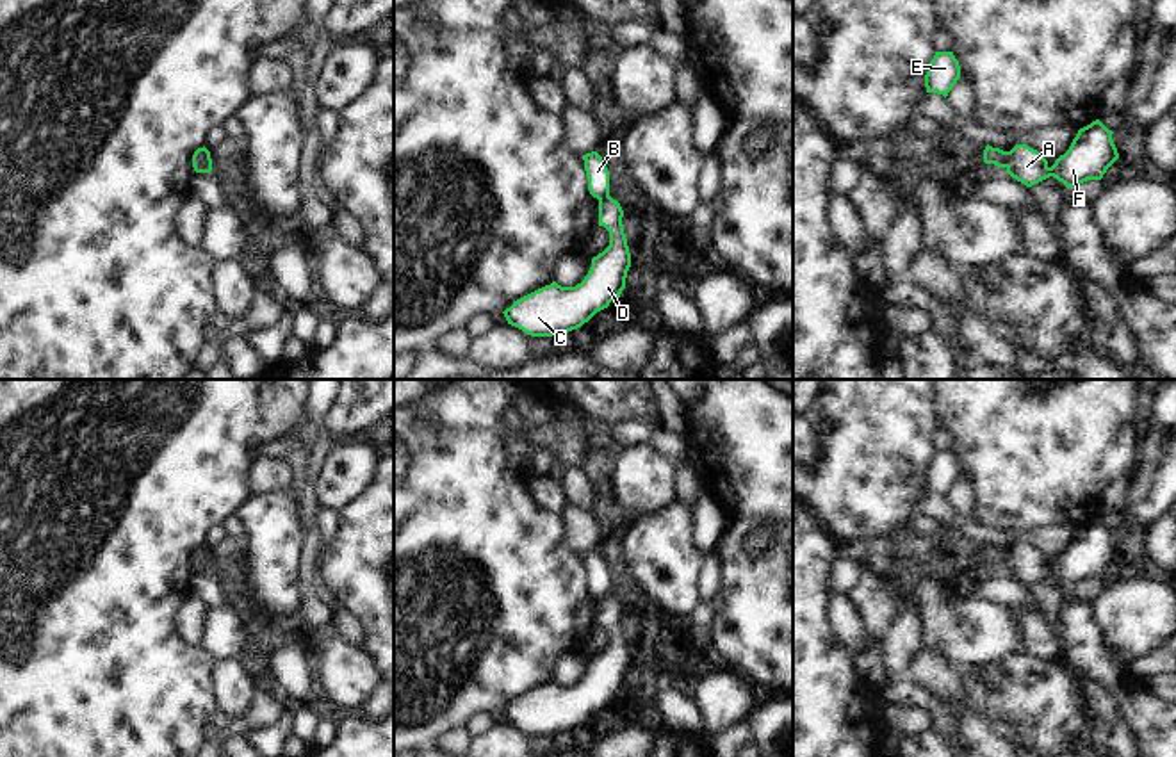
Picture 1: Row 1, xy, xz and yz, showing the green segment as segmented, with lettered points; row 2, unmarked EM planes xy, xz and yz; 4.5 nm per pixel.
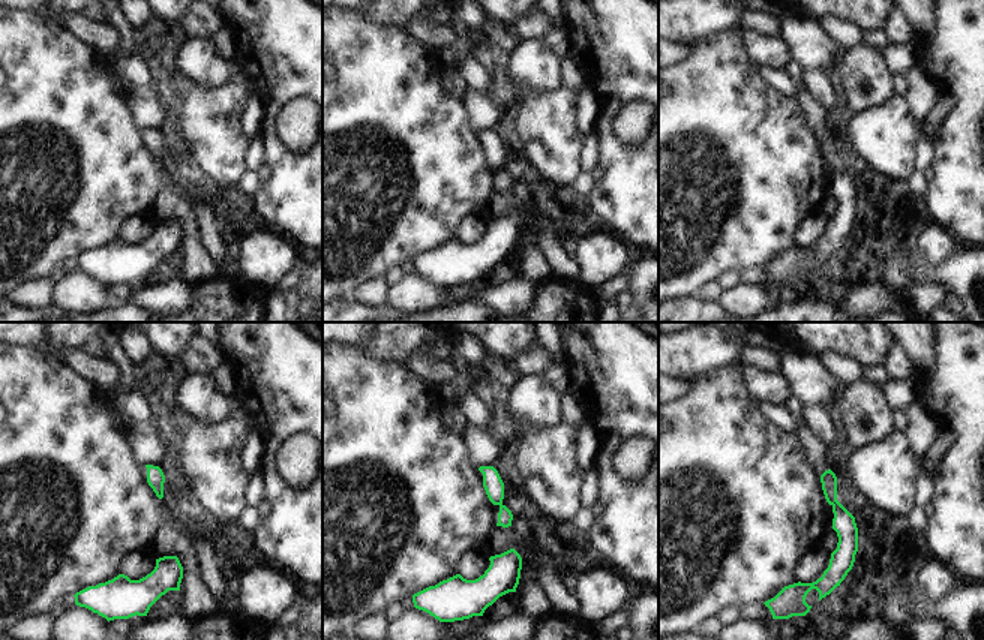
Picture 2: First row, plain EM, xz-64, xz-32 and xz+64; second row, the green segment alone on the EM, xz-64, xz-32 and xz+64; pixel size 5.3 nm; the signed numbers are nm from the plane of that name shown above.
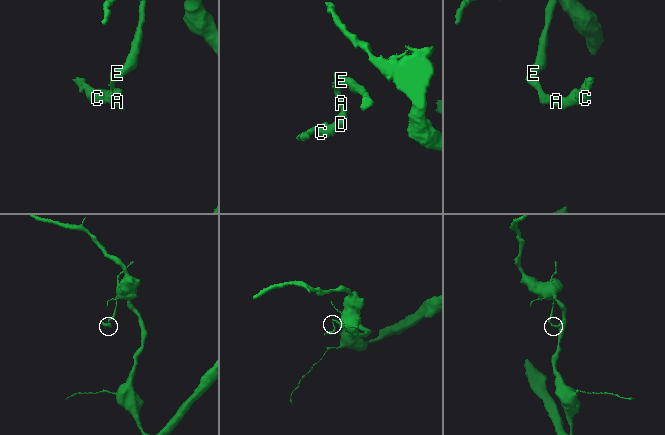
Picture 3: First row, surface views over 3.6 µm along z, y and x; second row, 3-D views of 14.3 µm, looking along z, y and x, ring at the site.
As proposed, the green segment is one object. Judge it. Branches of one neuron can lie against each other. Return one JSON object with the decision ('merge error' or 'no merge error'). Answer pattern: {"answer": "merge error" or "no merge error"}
{"answer": "merge error"}

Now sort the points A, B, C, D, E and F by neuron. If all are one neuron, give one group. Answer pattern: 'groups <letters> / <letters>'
groups A C D F / B E

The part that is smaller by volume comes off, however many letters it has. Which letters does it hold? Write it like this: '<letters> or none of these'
A, C, D, F.

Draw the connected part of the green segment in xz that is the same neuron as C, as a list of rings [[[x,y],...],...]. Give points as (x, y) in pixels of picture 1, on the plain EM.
[[[609,593],[599,598],[599,625],[609,631],[609,645],[592,657],[588,673],[576,686],[552,680],[517,698],[502,711],[508,723],[531,736],[567,734],[617,700],[631,666],[622,616],[617,598]]]

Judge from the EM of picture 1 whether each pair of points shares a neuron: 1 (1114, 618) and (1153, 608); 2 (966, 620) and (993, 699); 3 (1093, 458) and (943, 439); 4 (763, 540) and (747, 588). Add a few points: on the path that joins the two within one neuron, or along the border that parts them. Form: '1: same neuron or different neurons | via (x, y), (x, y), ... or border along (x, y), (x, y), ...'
1: same neuron | via (1123, 618), (1144, 613)
2: different neurons | border along (1021, 651), (1007, 651), (991, 663), (963, 672)
3: different neurons | border along (939, 428), (950, 435), (954, 449)
4: different neurons | border along (774, 519), (747, 540), (754, 560)

